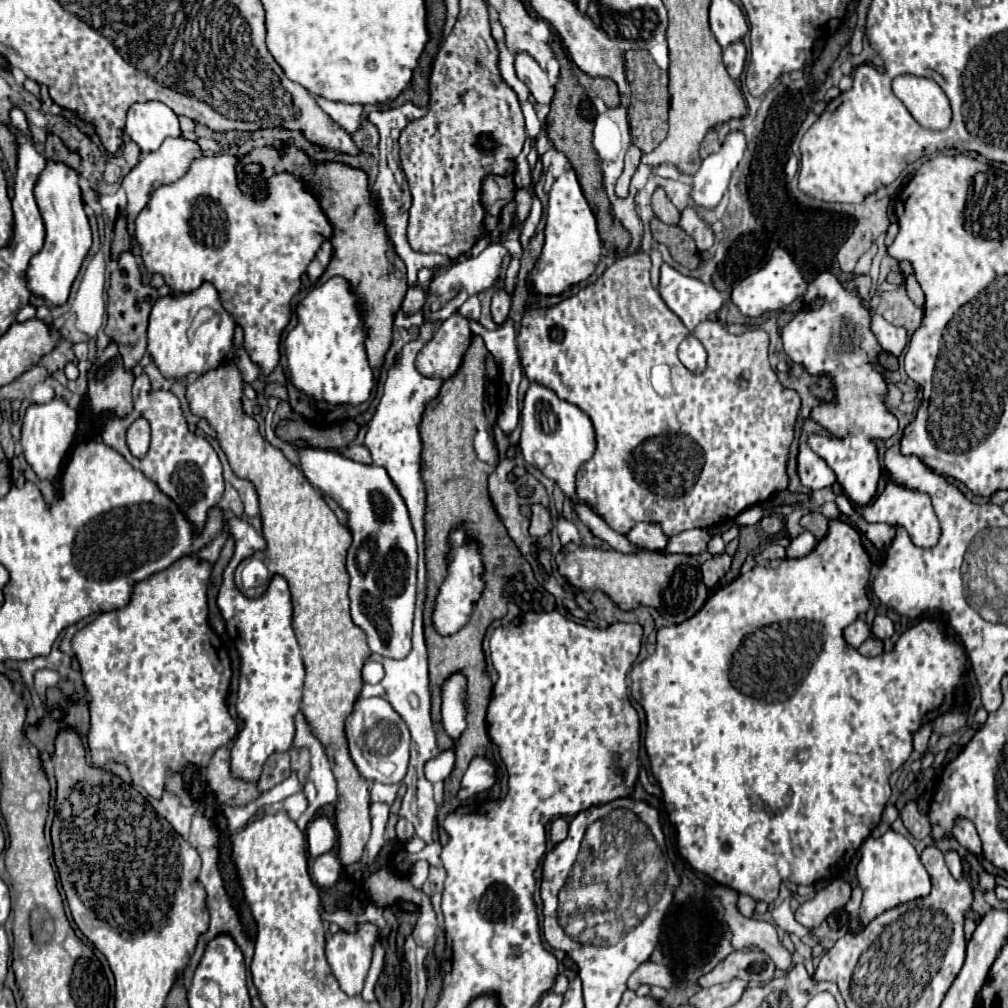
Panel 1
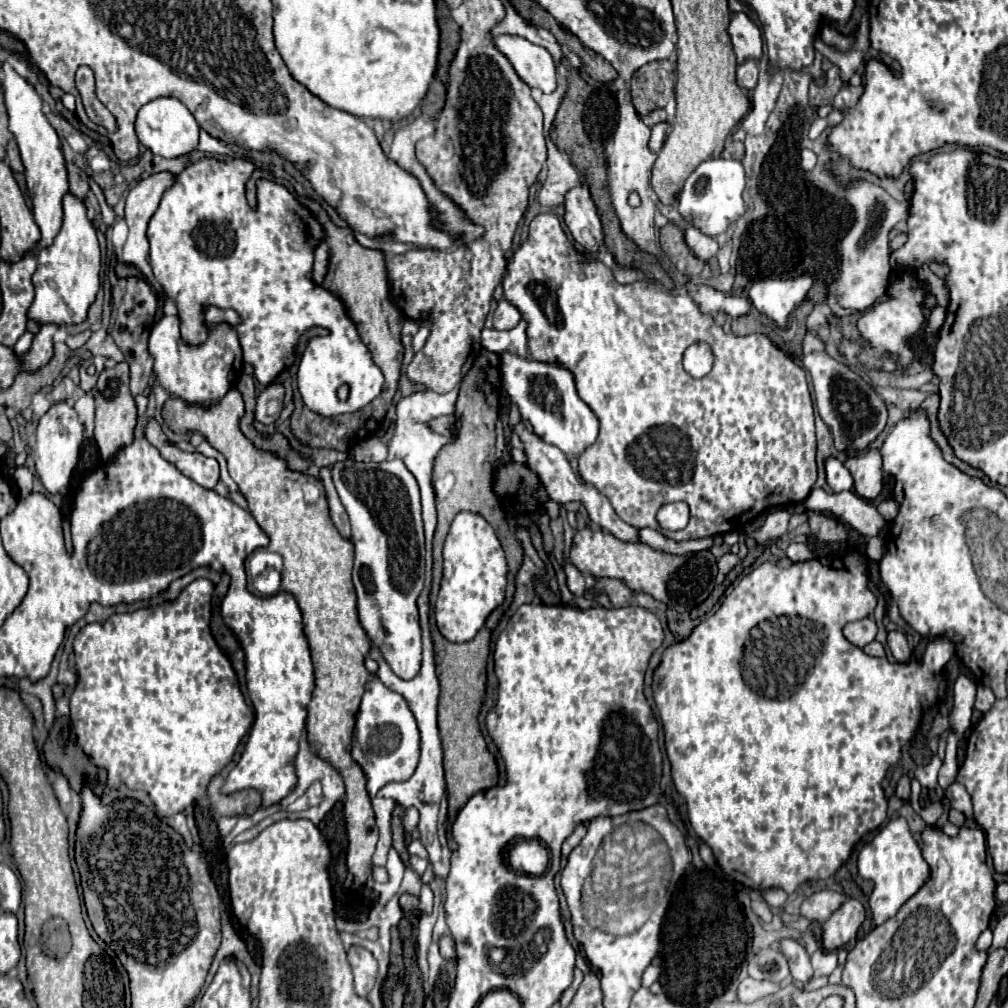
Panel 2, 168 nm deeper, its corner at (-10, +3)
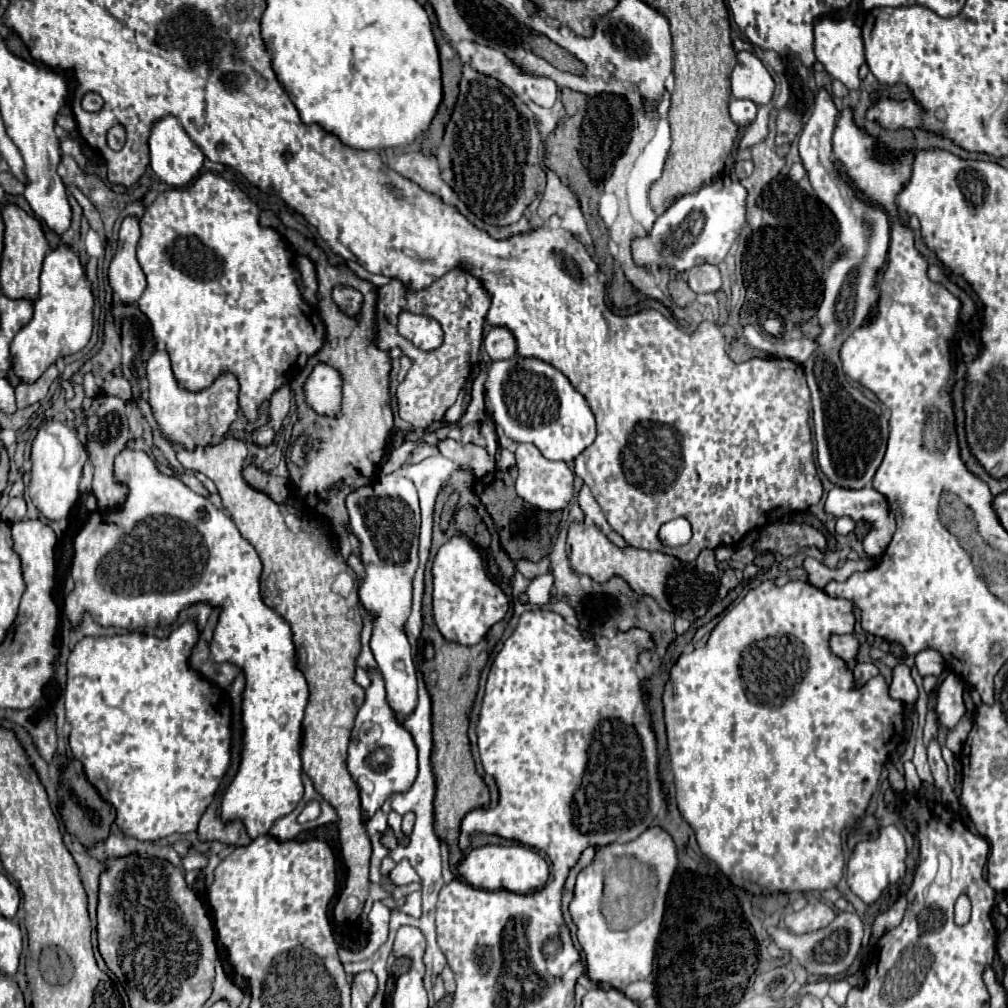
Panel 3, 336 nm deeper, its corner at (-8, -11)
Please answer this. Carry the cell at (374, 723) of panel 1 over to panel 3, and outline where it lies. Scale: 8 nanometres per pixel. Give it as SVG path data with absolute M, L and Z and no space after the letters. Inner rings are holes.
M370 670L370 688L366 690L366 700L362 704L362 708L358 710L356 716L356 724L352 730L352 740L350 740L350 748L348 748L348 770L352 774L352 778L358 784L360 790L360 800L362 800L362 814L372 816L388 796L398 794L398 792L406 792L414 778L416 778L416 746L414 740L410 738L410 732L402 726L402 722L396 718L394 710L390 710L390 704L386 702L386 690L384 690L384 680L382 674L378 670ZM366 722L376 722L382 728L382 736L376 744L366 746L358 742L358 728Z

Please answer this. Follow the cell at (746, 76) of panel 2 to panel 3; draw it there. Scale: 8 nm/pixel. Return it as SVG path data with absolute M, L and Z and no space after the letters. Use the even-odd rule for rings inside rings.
M730 100L730 116L738 126L748 126L756 118L756 110L758 106L754 106L754 102L750 100Z

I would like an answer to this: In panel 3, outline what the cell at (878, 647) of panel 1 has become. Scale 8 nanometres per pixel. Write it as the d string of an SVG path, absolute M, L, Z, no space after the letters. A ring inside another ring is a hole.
M858 662L858 664L856 664L856 668L854 668L854 678L856 678L860 684L864 684L866 680L870 680L870 678L874 678L874 676L878 676L878 668L876 668L874 664L870 664L870 662Z

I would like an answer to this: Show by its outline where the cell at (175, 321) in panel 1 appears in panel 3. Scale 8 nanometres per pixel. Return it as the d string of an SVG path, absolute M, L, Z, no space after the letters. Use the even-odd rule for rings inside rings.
M156 350L146 364L148 378L148 402L160 424L162 434L188 450L196 446L218 444L228 432L230 424L236 420L238 412L238 380L230 372L222 372L208 388L200 392L190 392L178 384L172 374L170 356L166 350Z

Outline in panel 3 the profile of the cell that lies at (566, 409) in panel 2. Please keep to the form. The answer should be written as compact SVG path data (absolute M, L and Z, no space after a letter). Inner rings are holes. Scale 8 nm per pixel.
M538 358L498 360L488 370L484 400L494 422L514 442L534 444L544 458L570 462L596 438L594 416L584 396L552 364Z

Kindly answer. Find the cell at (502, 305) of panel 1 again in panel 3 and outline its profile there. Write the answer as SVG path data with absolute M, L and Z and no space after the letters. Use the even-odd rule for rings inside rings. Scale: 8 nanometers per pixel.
M494 326L484 338L484 350L490 360L506 360L516 352L516 338L504 326Z

